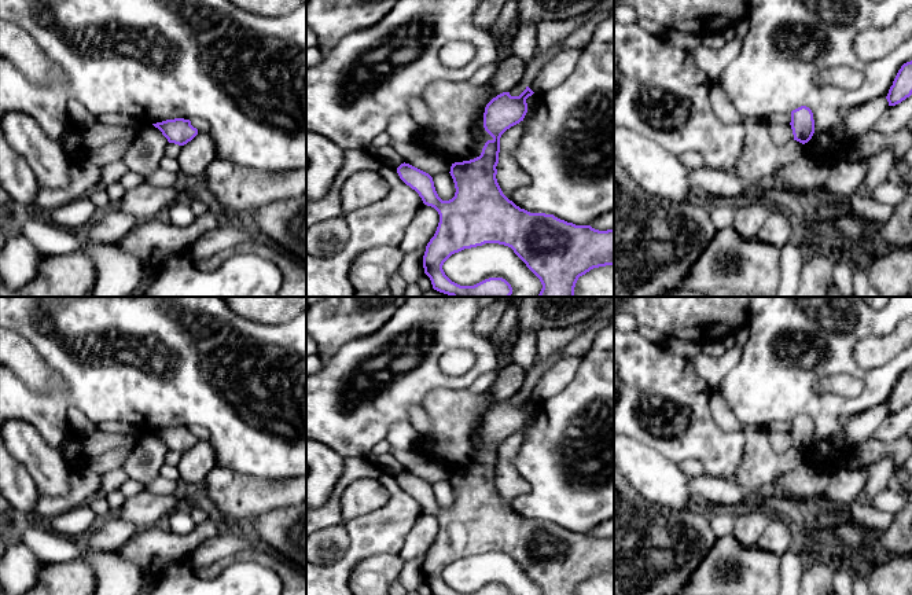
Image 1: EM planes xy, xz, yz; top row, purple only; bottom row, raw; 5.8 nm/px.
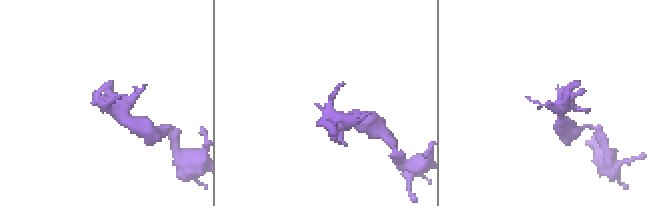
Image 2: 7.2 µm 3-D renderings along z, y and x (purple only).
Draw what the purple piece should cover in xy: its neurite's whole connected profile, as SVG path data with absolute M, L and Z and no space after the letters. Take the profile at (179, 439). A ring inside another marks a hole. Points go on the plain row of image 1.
M184 426L166 427L152 433L162 440L169 451L179 453L187 452L198 442L198 437L191 433L191 429Z

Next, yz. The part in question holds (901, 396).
M912 368L898 378L886 404L889 414L896 414L912 403Z

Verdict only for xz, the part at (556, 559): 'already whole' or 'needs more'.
already whole

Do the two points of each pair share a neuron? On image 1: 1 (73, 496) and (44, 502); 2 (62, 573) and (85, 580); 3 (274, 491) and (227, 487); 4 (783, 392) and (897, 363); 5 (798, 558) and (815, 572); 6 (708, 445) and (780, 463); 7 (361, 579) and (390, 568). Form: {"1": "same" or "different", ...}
{"1": "same", "2": "same", "3": "same", "4": "same", "5": "different", "6": "different", "7": "same"}

